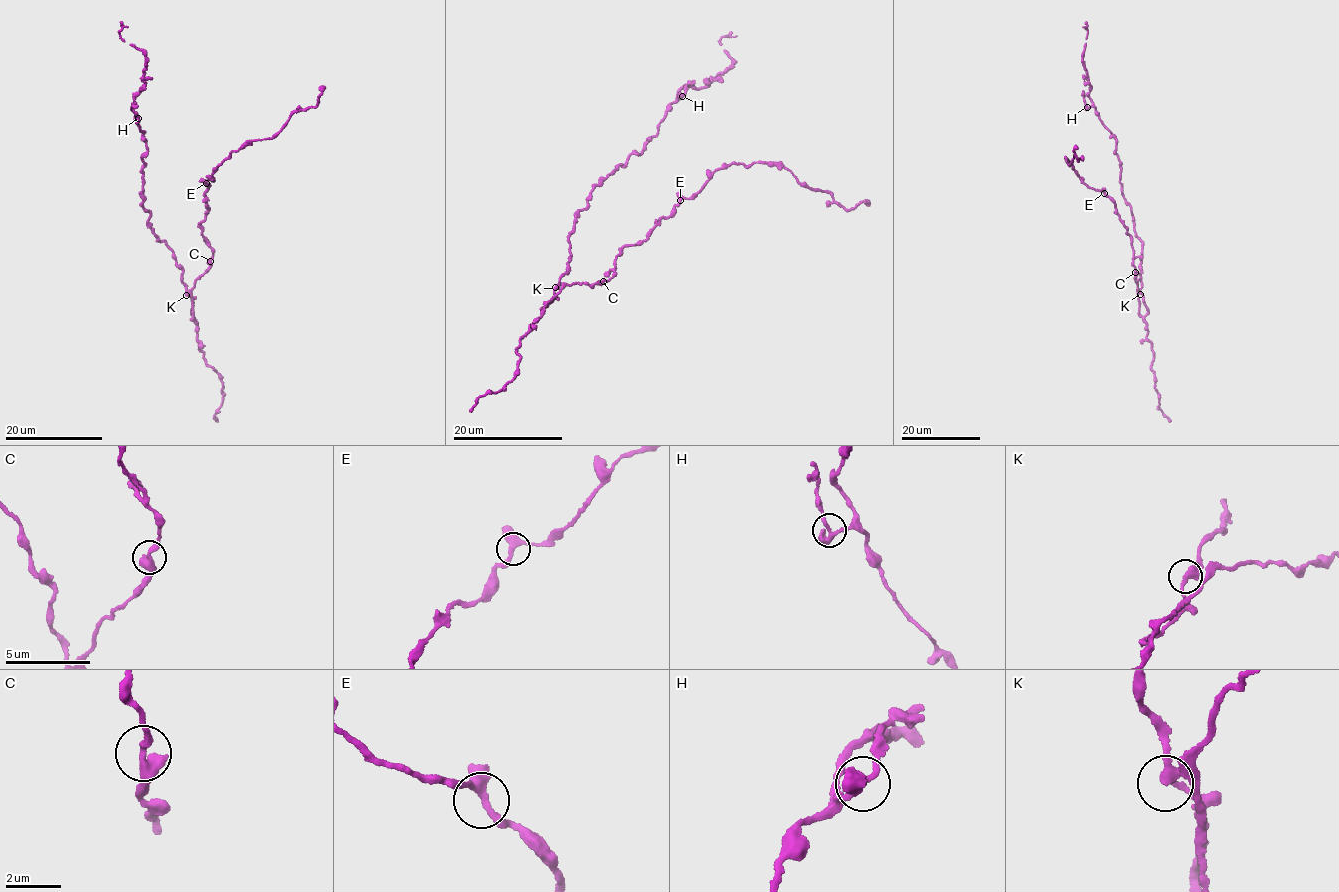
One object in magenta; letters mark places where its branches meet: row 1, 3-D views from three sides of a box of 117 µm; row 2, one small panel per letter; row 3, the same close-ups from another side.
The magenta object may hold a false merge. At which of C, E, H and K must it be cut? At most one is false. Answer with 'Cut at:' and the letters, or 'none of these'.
Cut at: H

